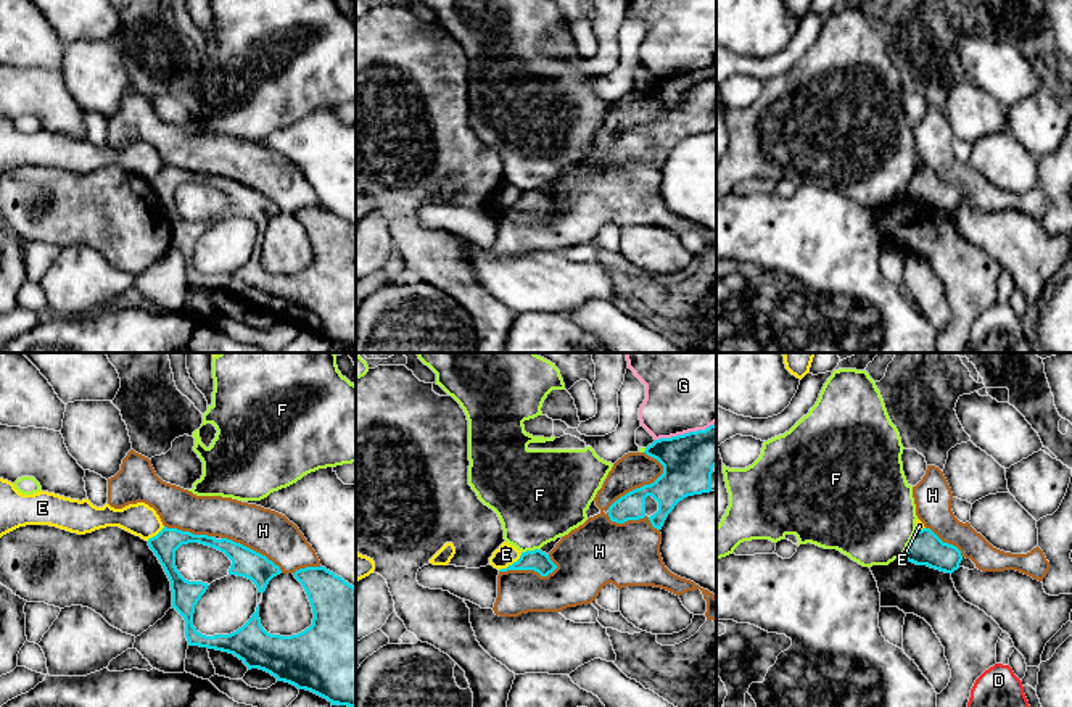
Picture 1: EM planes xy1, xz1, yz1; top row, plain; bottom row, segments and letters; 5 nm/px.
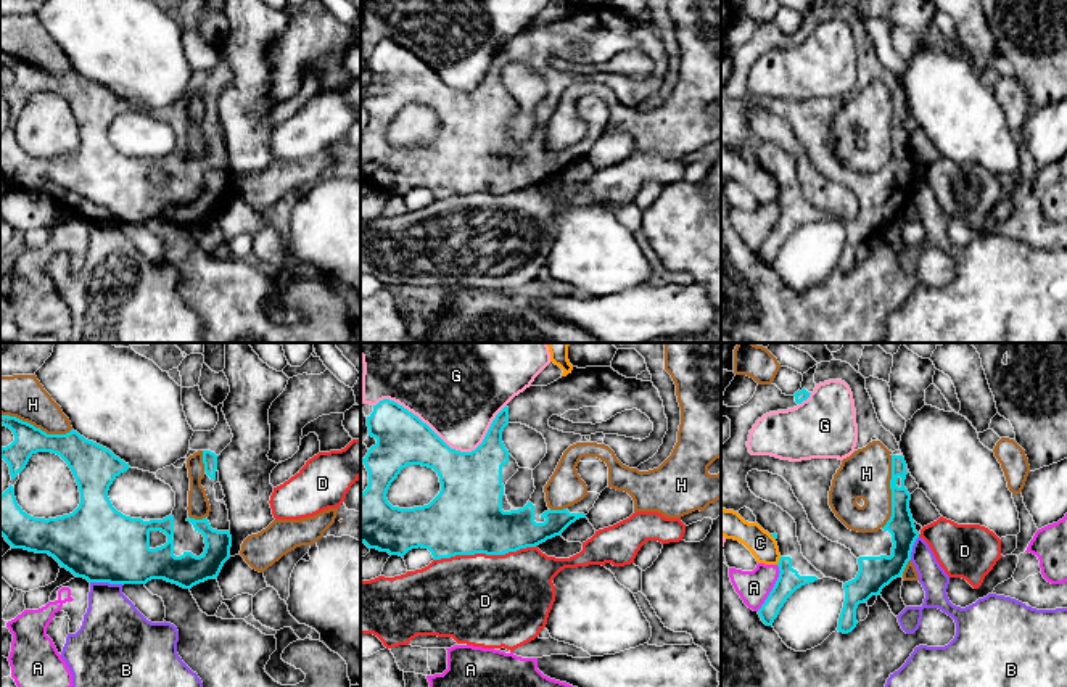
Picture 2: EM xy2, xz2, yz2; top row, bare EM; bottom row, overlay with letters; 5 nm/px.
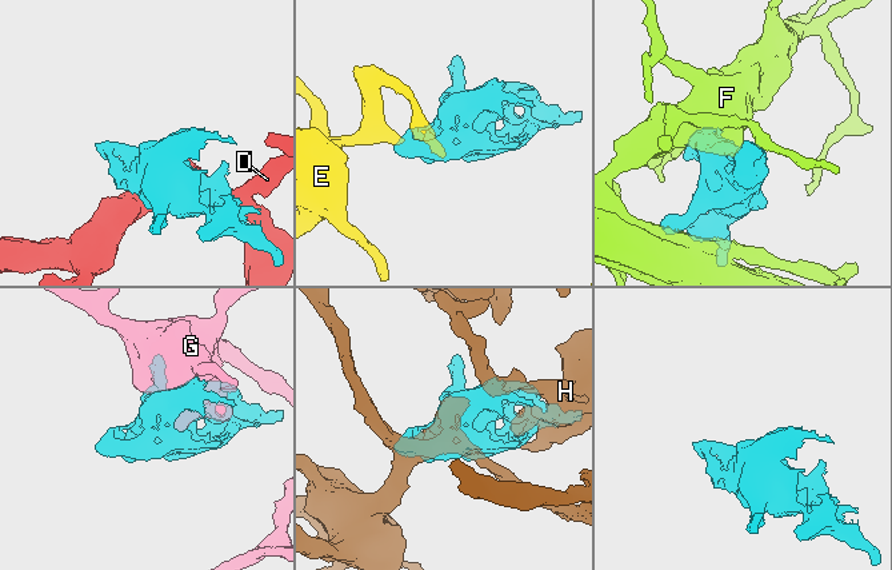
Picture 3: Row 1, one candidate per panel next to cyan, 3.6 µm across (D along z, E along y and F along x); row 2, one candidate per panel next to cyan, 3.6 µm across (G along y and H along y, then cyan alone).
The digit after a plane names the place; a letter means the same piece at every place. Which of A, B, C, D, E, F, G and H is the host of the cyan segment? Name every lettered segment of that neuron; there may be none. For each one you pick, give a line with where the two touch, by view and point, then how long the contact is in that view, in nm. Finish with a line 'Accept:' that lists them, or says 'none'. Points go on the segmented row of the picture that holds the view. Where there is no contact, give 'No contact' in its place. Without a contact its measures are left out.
Accept: none

